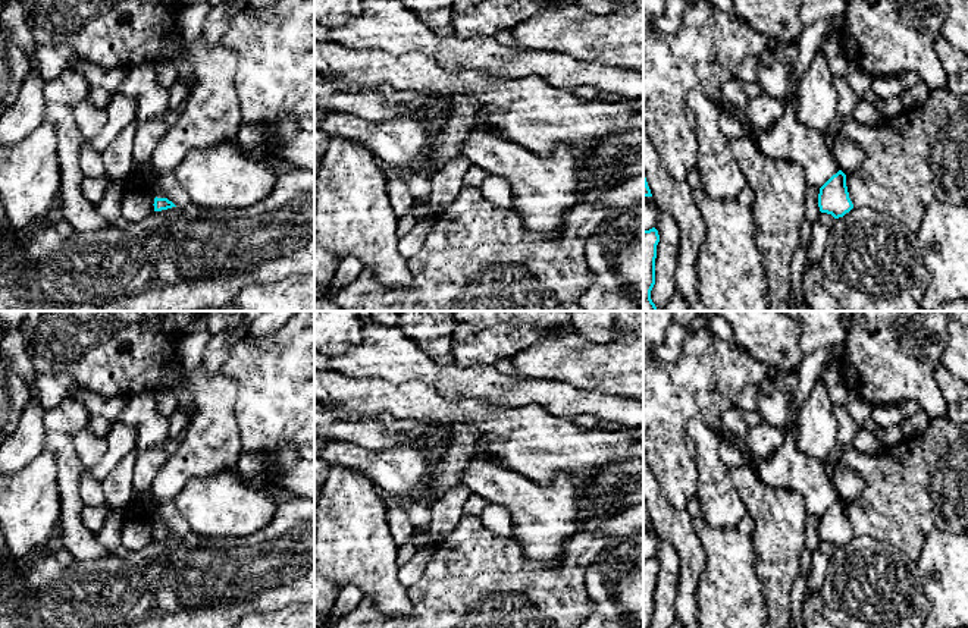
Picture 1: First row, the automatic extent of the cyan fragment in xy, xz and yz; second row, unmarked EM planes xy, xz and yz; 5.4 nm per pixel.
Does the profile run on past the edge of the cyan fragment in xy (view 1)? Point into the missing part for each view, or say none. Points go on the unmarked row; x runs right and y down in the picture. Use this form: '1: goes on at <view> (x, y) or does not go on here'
1: does not go on here

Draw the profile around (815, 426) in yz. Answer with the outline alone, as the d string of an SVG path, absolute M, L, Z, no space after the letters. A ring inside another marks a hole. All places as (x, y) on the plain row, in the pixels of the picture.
M815 381L808 399L799 408L793 426L798 449L808 458L826 462L839 452L839 423L833 412L833 402L824 381Z

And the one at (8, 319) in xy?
M0 311L0 327L3 330L19 327L28 311Z

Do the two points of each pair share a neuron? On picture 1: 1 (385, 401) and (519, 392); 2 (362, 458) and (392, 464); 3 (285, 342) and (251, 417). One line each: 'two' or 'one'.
1: two
2: one
3: one

